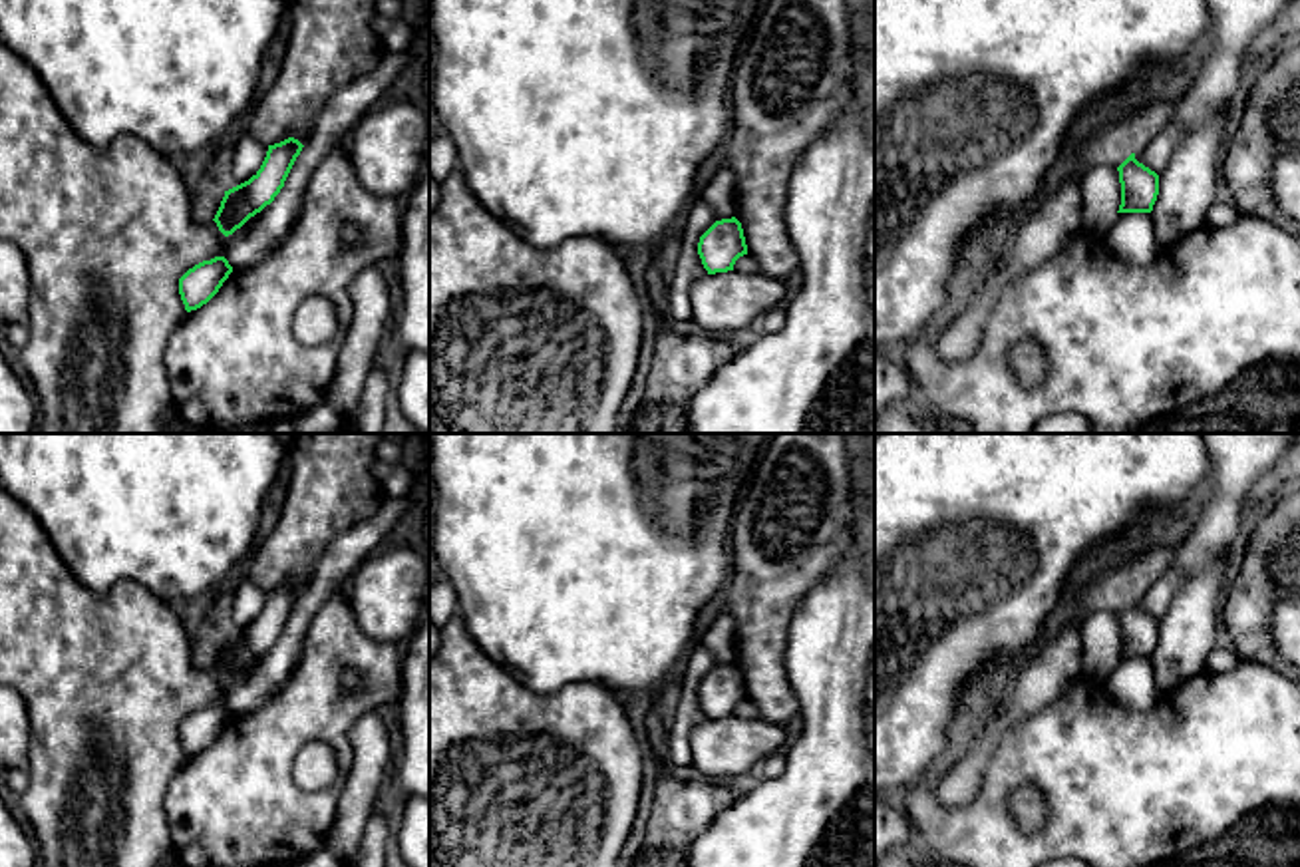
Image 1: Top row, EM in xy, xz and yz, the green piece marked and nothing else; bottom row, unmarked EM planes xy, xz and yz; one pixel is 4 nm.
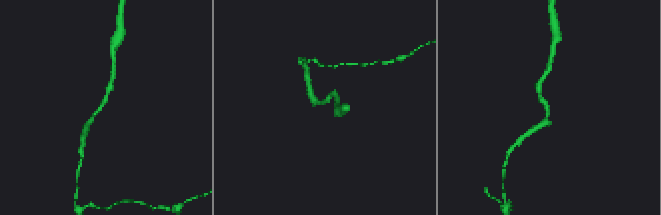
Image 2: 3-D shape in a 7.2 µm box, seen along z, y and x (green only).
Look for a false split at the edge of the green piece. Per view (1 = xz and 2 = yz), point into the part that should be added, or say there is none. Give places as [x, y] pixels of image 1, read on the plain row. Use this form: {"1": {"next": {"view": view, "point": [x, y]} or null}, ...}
{"1": {"next": null}, "2": {"next": null}}

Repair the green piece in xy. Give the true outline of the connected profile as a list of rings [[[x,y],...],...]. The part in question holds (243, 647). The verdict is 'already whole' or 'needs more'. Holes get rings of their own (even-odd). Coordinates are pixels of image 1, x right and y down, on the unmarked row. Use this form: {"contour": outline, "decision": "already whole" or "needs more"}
{"contour": [[[294,583],[268,591],[260,614],[248,626],[225,636],[213,664],[225,682],[233,680],[274,646],[302,593],[304,591]]], "decision": "already whole"}

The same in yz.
{"contour": [[[1131,599],[1119,612],[1121,650],[1117,658],[1151,658],[1159,640],[1159,620]]], "decision": "already whole"}

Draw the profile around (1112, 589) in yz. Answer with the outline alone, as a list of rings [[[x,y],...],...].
[[[1153,543],[1127,561],[1103,571],[1097,579],[1073,591],[1075,622],[1097,610],[1119,612],[1139,591],[1151,587],[1173,565],[1181,545]]]

